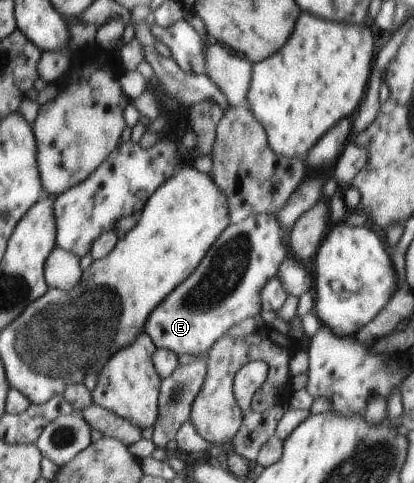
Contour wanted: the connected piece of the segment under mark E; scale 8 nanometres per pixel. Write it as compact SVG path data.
M264 213L249 216L239 223L230 223L216 239L207 255L196 270L185 278L148 315L144 330L157 349L168 349L179 354L202 356L210 347L234 326L248 317L256 317L261 312L261 290L266 283L277 276L280 264L288 256L288 248L282 240L281 224L277 214Z

